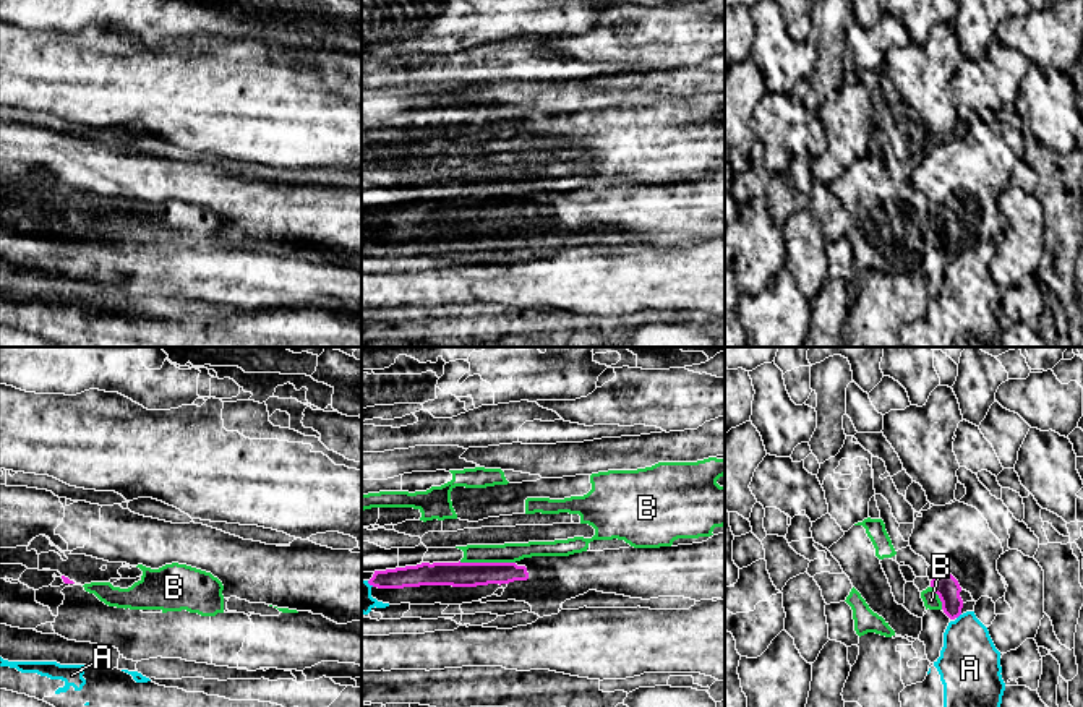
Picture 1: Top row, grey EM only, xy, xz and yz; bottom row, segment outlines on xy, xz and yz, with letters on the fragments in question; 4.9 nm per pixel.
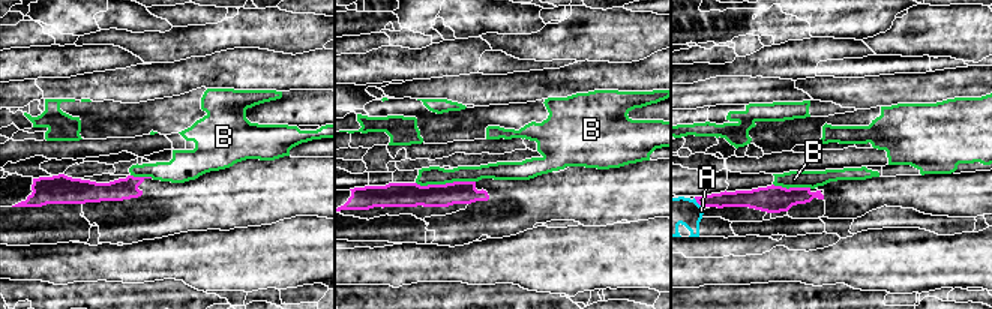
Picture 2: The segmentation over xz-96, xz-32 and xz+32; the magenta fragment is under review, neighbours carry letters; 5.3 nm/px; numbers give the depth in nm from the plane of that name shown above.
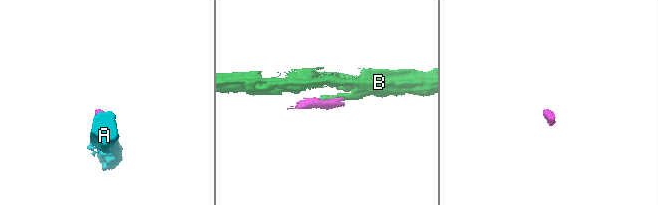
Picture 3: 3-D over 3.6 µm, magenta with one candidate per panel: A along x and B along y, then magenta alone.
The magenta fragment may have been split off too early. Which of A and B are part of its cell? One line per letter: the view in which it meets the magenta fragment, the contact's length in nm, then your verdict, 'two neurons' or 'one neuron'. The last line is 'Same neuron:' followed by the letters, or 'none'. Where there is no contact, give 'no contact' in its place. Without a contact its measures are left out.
A: contact in yz; length 40 nm; two neurons
B: contact in xz; length 280 nm; two neurons
Same neuron: none

